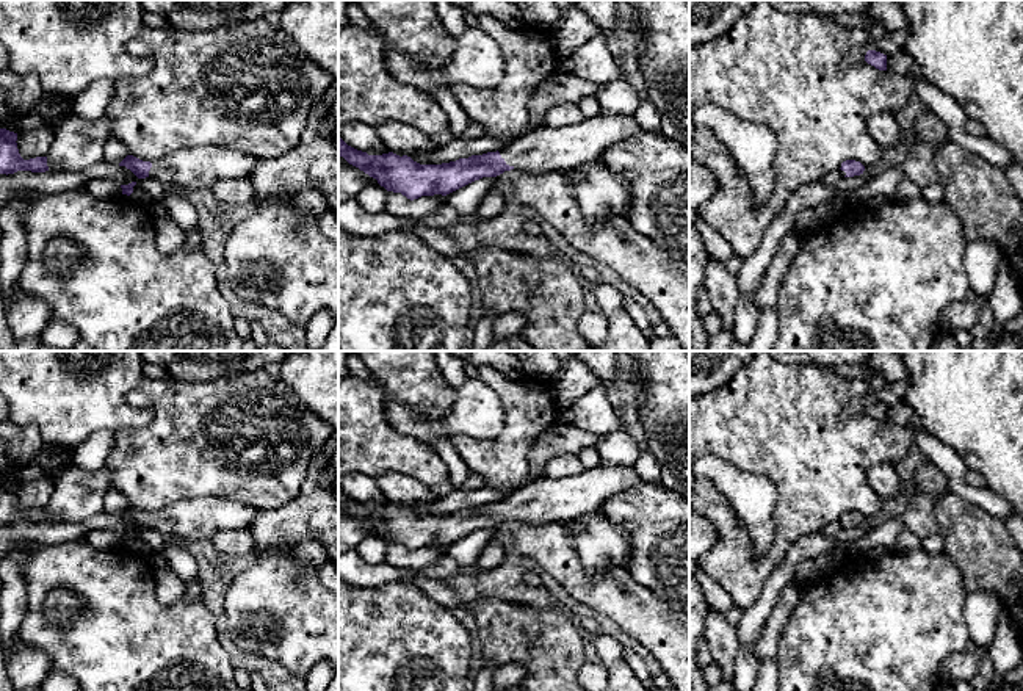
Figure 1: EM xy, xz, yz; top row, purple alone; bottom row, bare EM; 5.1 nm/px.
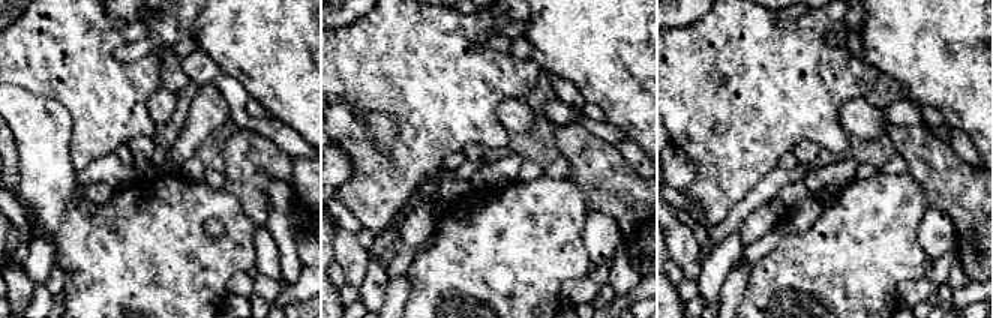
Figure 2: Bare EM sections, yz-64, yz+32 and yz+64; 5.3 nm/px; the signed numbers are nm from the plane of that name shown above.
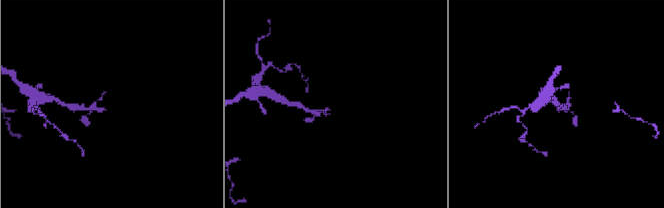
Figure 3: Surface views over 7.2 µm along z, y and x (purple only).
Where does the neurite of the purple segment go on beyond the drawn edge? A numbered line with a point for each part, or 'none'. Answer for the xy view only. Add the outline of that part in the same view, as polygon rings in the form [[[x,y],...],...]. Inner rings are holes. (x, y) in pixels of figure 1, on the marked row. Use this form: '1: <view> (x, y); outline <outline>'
1: xy (188, 168); outline [[[202,146],[180,149],[152,163],[149,177],[158,179],[166,186],[210,190],[219,180],[249,177],[258,161],[260,158],[241,150]]]

